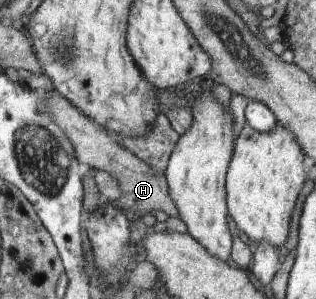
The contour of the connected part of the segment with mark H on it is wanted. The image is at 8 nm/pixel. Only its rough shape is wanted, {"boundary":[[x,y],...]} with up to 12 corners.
{"boundary":[[61,92],[49,111],[80,163],[106,170],[132,217],[180,217],[166,173],[133,155]]}

